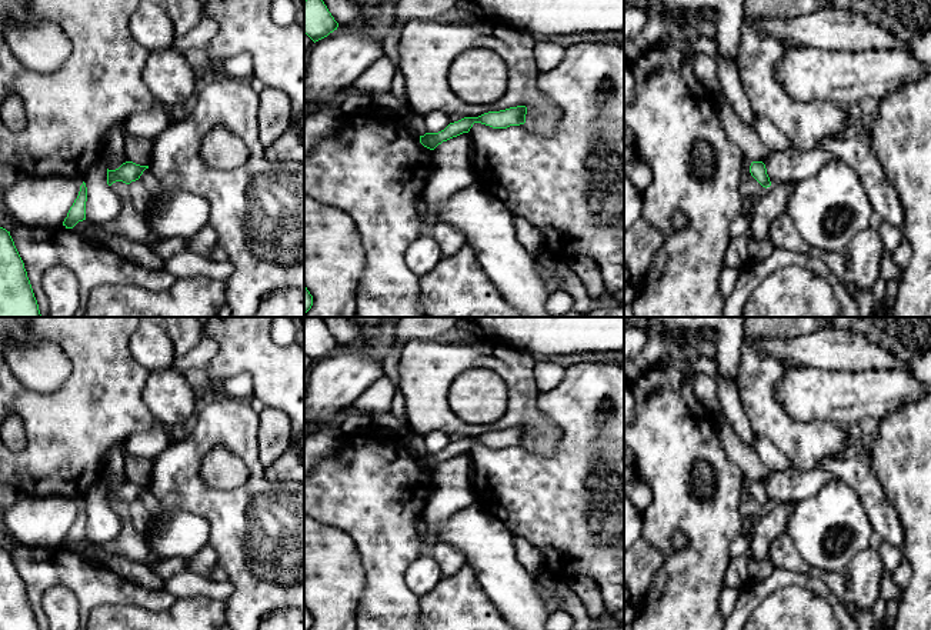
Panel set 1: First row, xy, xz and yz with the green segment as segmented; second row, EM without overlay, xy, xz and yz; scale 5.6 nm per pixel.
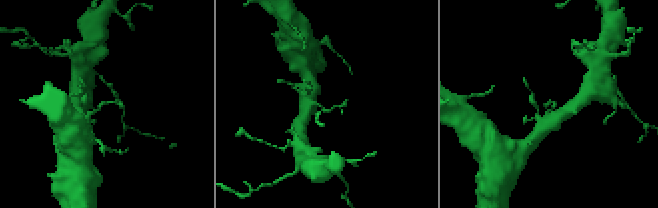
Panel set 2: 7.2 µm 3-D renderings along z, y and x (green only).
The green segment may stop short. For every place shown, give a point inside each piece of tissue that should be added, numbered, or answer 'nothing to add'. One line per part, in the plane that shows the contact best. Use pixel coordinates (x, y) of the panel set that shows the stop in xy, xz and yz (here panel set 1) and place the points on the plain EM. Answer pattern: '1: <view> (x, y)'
nothing to add

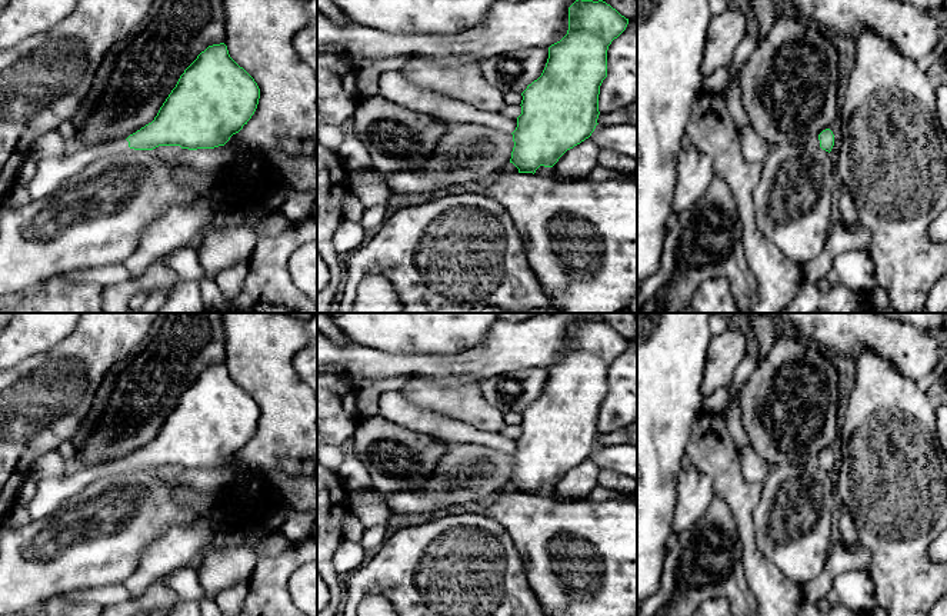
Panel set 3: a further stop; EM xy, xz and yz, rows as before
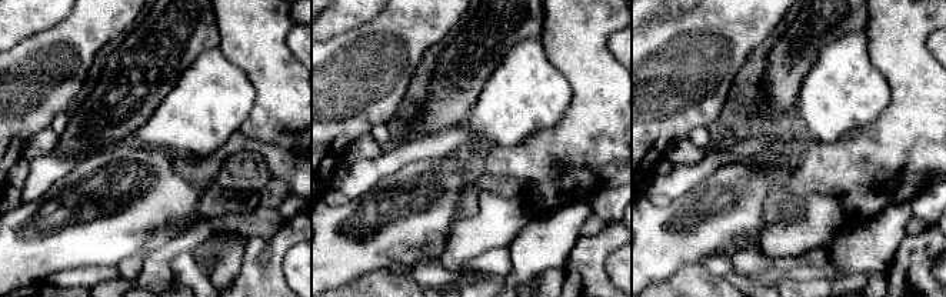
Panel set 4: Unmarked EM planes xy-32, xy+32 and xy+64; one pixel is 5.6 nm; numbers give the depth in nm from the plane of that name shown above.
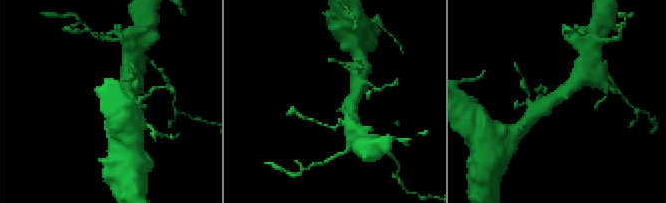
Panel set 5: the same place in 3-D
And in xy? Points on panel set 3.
1: xy (52, 490)

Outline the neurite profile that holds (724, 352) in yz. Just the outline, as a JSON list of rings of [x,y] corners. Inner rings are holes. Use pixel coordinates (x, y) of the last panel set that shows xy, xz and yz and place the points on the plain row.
[[[728,327],[710,339],[701,384],[704,399],[721,387],[730,387],[734,372],[744,356],[746,337],[738,330]]]

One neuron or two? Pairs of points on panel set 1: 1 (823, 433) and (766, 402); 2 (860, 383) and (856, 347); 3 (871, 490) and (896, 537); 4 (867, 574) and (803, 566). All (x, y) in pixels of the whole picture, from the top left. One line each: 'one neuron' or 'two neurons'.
1: one neuron
2: two neurons
3: one neuron
4: one neuron

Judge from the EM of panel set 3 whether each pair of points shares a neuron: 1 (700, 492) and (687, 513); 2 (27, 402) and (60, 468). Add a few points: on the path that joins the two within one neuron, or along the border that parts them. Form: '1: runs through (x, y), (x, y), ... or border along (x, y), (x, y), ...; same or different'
1: runs through (694, 498), (690, 508); same
2: border along (56, 449), (43, 453), (34, 462), (29, 475); different

